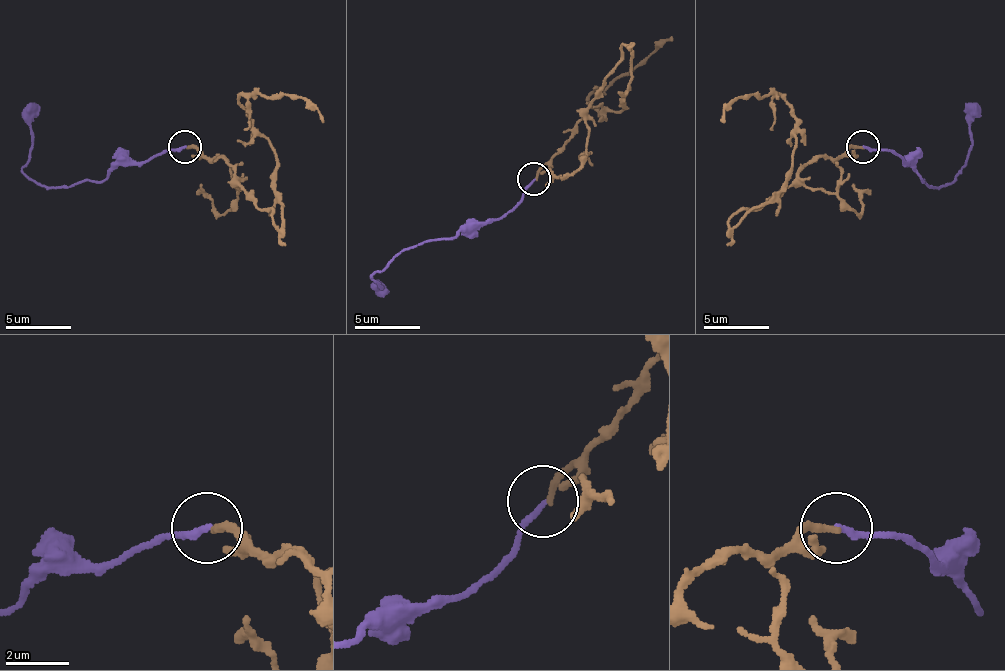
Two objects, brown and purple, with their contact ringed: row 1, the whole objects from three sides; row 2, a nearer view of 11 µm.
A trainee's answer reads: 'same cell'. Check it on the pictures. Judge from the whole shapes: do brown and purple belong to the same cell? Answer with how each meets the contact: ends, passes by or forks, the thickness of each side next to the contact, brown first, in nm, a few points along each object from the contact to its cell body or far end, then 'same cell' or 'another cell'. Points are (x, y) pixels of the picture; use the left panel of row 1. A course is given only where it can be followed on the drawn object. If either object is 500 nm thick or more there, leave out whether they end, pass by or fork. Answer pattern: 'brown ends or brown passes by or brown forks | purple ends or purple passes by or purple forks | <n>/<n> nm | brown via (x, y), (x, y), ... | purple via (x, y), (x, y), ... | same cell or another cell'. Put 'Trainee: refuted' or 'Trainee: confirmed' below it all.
brown ends | purple ends | 200/200 nm | brown via (187, 146), (220, 156), (259, 208), (282, 225), (276, 149), (239, 103), (243, 97), (302, 97), (322, 123) | purple via (184, 146), (121, 162), (98, 182), (39, 185), (22, 169), (39, 103) | another cell
Trainee: refuted

